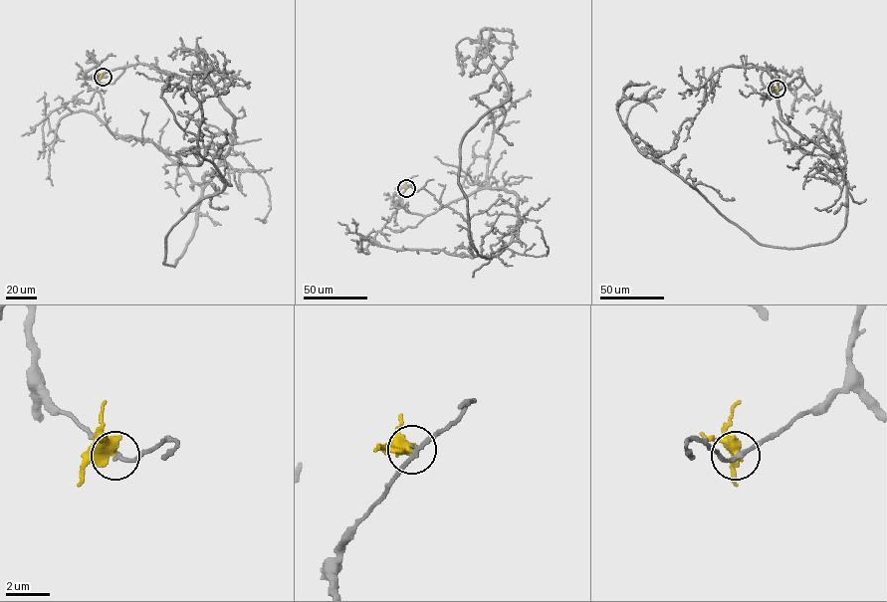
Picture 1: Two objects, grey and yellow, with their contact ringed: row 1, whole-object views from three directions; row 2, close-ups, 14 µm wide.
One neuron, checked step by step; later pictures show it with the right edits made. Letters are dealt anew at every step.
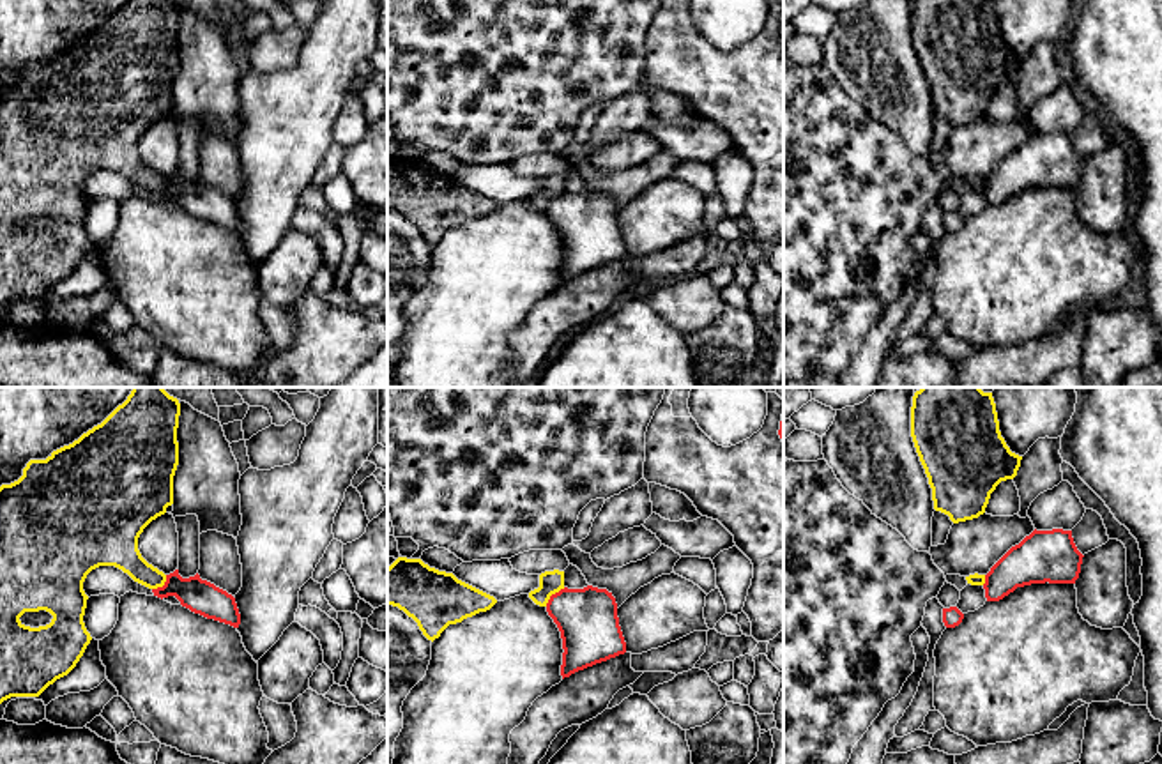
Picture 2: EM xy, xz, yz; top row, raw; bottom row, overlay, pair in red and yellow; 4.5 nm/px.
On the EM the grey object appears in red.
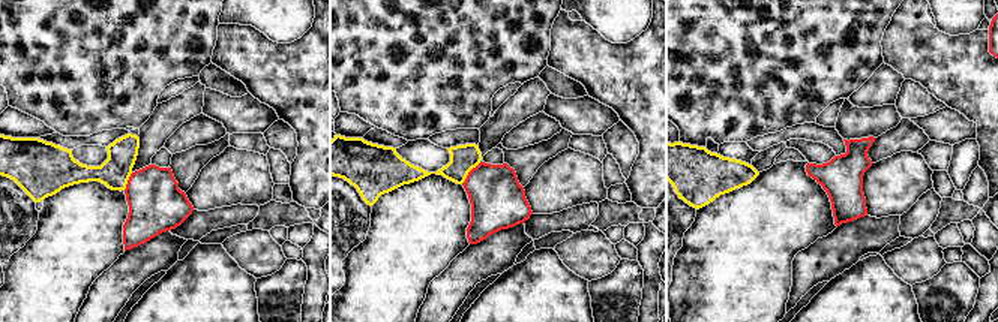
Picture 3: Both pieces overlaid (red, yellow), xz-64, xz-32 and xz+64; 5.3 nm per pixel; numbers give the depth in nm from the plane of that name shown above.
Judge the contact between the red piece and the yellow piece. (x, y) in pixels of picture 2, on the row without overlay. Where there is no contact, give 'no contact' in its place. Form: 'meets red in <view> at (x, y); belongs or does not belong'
meets red in xz at (552, 198); does not belong

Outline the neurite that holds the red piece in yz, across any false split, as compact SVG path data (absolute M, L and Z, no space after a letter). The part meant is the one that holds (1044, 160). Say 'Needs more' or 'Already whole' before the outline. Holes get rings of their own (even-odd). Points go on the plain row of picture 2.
Already whole. M1033 134L1012 150L985 179L987 205L999 205L1017 191L1031 187L1075 187L1082 157L1072 134Z

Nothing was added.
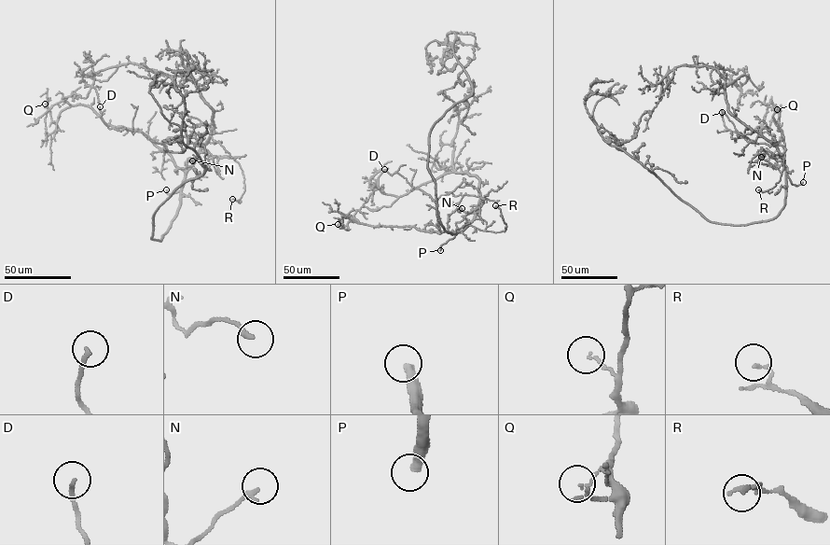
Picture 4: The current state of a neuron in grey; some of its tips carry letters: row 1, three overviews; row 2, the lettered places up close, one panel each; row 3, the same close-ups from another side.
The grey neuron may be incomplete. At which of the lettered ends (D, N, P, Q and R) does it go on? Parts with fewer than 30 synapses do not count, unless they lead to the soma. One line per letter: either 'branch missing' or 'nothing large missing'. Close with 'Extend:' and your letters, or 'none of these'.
D: nothing large missing
N: nothing large missing
P: nothing large missing
Q: nothing large missing
R: nothing large missing
Extend: none of these

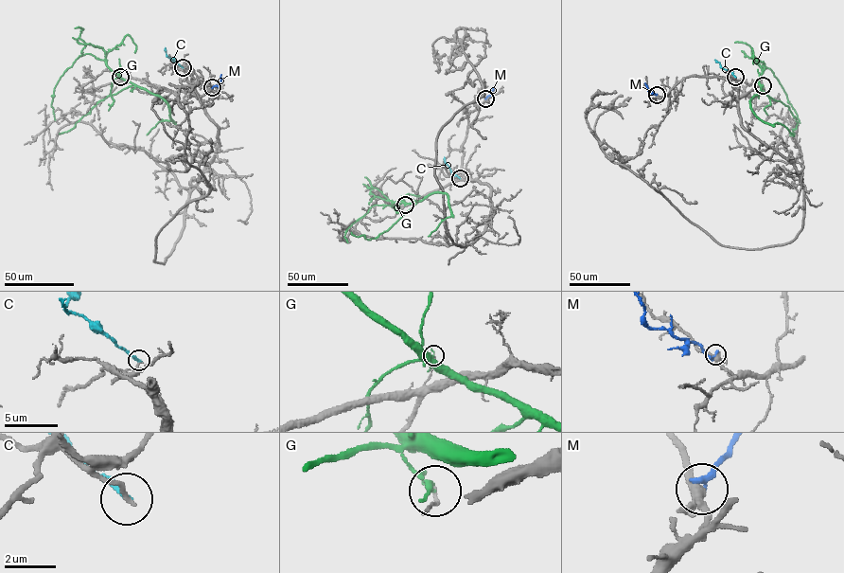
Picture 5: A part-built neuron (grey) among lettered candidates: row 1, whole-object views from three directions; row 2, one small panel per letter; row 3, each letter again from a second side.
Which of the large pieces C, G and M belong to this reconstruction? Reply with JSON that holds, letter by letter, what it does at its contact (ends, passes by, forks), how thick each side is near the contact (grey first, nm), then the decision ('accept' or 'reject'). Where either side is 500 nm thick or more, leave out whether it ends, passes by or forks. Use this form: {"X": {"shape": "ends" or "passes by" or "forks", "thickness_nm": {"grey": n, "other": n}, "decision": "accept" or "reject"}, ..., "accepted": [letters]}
{"C": {"shape": "ends", "thickness_nm": {"grey": 170, "other": 200}, "decision": "reject"}, "G": {"shape": "forks", "thickness_nm": {"grey": 100, "other": 150}, "decision": "reject"}, "M": {"shape": "ends", "thickness_nm": {"grey": 320, "other": 280}, "decision": "reject"}, "accepted": []}

